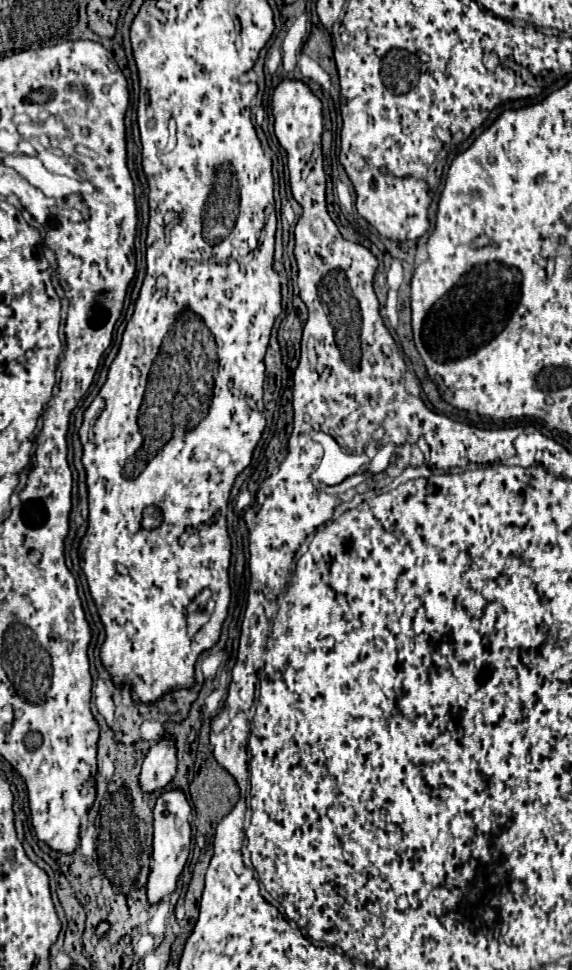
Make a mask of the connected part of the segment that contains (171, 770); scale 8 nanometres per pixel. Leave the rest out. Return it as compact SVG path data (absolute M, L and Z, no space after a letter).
M164 734L146 754L140 784L146 792L164 788L176 774L176 740Z

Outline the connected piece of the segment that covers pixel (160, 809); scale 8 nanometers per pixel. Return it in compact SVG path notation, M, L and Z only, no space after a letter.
M180 788L164 790L156 798L154 806L154 854L152 854L152 870L148 876L148 902L156 904L162 896L168 896L176 890L178 876L188 860L190 852L190 804L186 800L186 794Z

